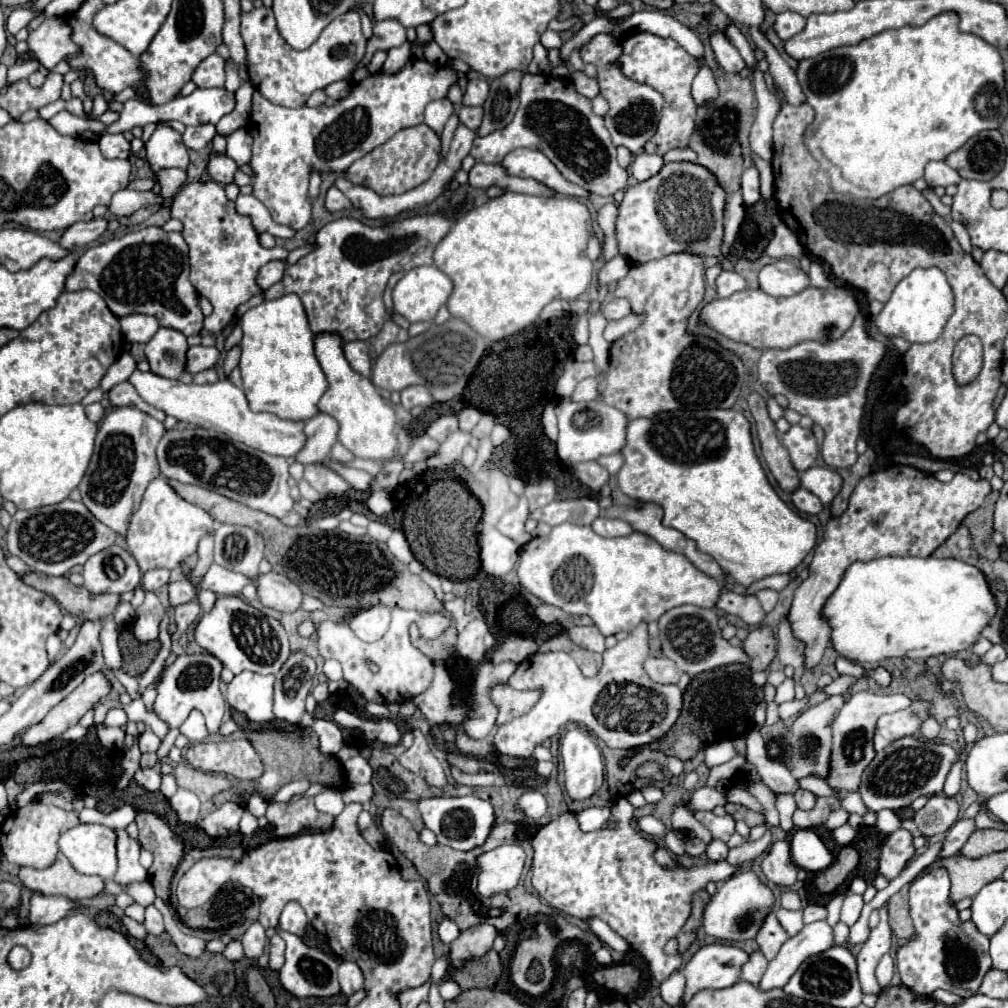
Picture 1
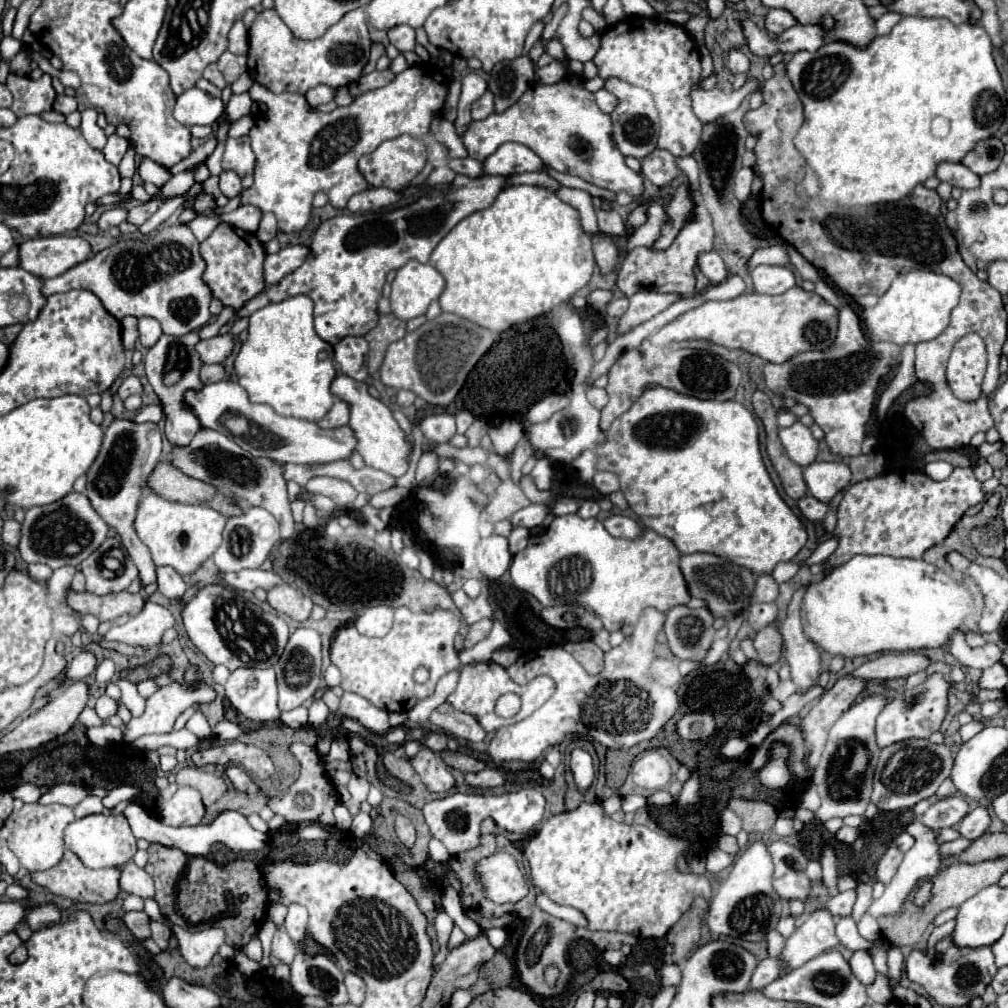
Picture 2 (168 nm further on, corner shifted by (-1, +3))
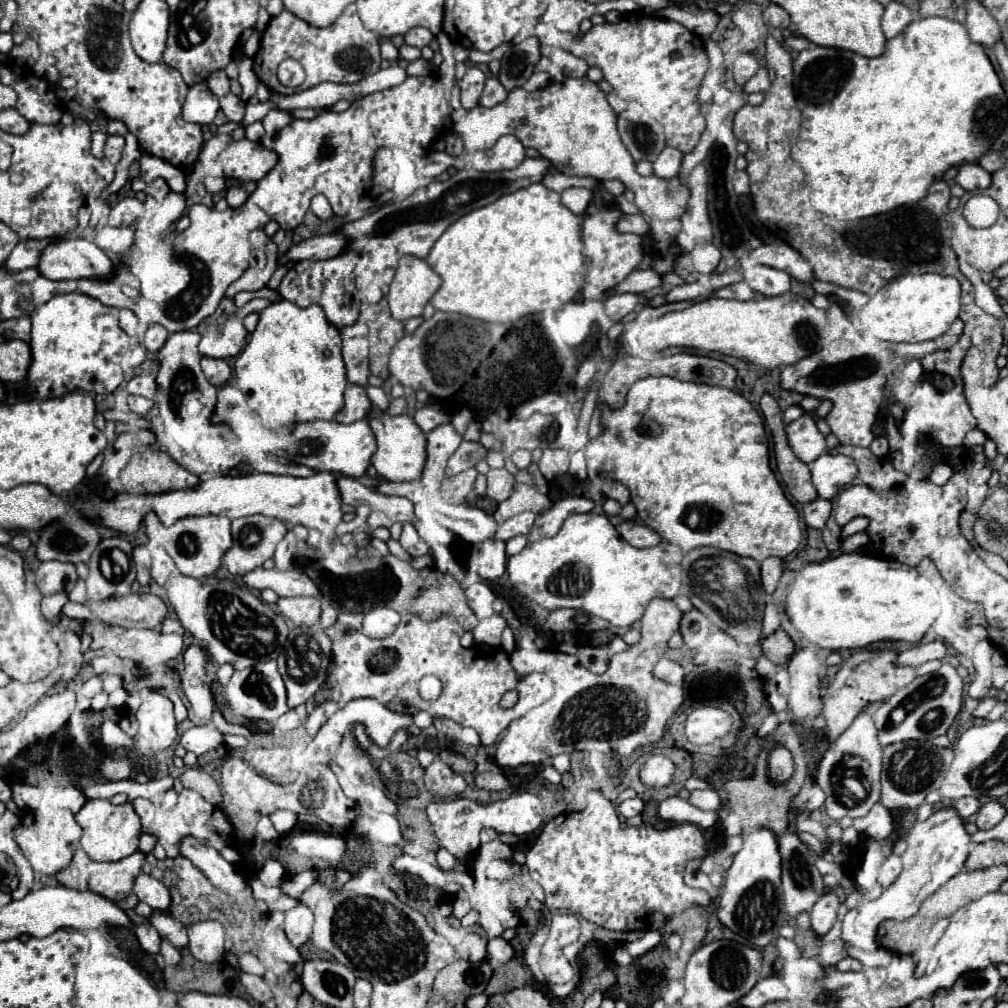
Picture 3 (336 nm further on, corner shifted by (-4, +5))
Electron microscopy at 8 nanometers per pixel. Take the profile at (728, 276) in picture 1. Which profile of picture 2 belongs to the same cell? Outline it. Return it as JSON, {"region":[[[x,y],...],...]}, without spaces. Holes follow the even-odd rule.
{"region":[[[715,250],[703,252],[697,258],[697,268],[701,270],[701,274],[705,274],[709,278],[711,284],[721,284],[727,278],[727,268]]]}

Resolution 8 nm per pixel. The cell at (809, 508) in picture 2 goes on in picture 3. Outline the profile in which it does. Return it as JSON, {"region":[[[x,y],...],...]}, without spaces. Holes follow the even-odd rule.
{"region":[[[814,498],[812,502],[804,504],[804,520],[814,528],[822,528],[830,512],[832,512],[832,500],[826,498]]]}

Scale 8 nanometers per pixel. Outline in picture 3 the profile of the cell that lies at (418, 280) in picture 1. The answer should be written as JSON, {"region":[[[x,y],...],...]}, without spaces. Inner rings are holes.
{"region":[[[416,256],[400,258],[400,266],[396,268],[396,276],[388,294],[392,316],[398,320],[422,316],[424,306],[432,300],[440,284],[440,274],[436,274],[426,260]]]}

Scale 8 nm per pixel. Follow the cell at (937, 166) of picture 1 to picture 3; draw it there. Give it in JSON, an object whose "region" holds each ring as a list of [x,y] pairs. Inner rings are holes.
{"region":[[[974,162],[972,164],[960,164],[956,168],[956,176],[954,176],[954,182],[958,186],[962,186],[964,190],[972,192],[976,188],[988,188],[990,184],[990,174],[986,170],[980,170],[980,166],[976,166]]]}

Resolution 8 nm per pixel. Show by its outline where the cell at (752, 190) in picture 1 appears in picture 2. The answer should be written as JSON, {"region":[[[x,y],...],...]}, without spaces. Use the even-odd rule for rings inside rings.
{"region":[[[741,168],[735,178],[735,196],[743,202],[751,194],[751,182],[755,178],[755,172],[751,168]]]}

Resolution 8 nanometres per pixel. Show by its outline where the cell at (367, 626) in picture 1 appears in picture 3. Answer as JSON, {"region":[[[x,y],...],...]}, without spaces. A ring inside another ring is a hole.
{"region":[[[376,606],[370,612],[366,612],[362,622],[362,632],[370,638],[384,638],[392,634],[392,630],[398,626],[400,614],[388,606]]]}

